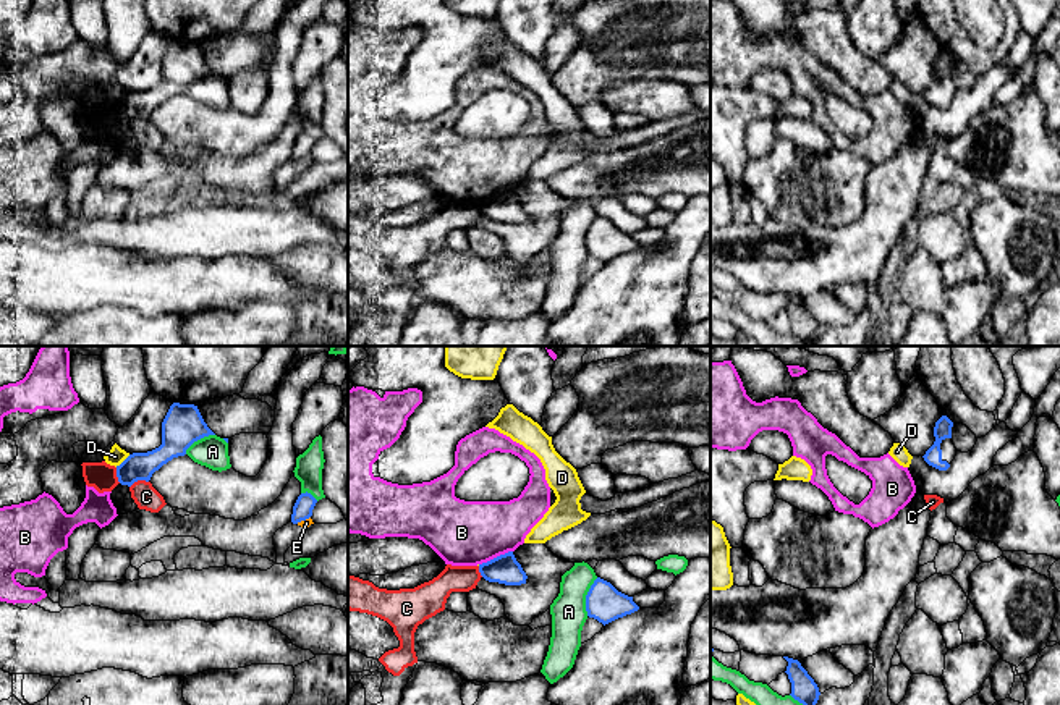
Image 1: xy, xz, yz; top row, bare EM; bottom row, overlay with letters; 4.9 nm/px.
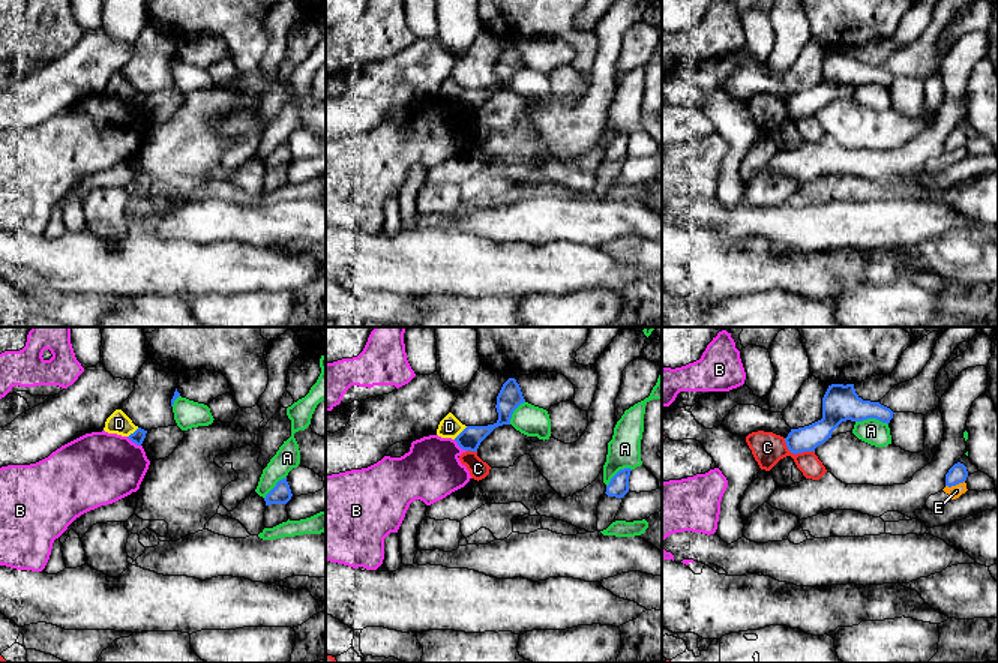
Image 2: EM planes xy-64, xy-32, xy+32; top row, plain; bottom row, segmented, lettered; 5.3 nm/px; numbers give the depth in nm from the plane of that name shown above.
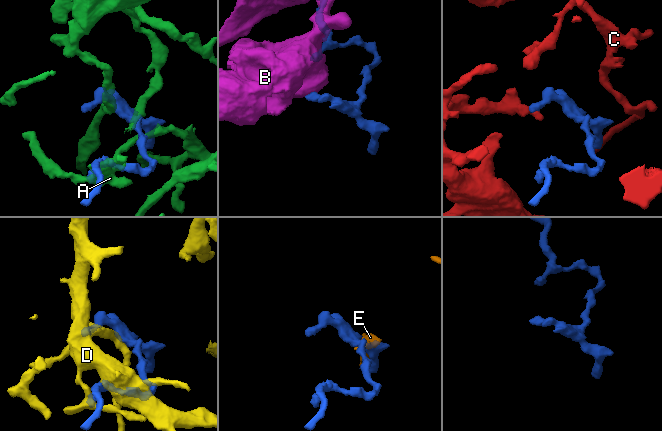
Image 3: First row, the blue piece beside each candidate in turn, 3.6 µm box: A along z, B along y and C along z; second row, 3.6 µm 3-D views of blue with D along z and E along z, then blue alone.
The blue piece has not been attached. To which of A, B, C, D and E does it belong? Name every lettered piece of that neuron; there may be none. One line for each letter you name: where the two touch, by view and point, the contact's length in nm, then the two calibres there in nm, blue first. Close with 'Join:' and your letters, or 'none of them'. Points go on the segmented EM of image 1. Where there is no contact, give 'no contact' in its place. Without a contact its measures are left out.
Join: none of them

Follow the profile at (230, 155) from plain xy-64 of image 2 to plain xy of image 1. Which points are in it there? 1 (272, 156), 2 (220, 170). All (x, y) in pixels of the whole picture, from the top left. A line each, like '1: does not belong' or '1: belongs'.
1: does not belong
2: does not belong

